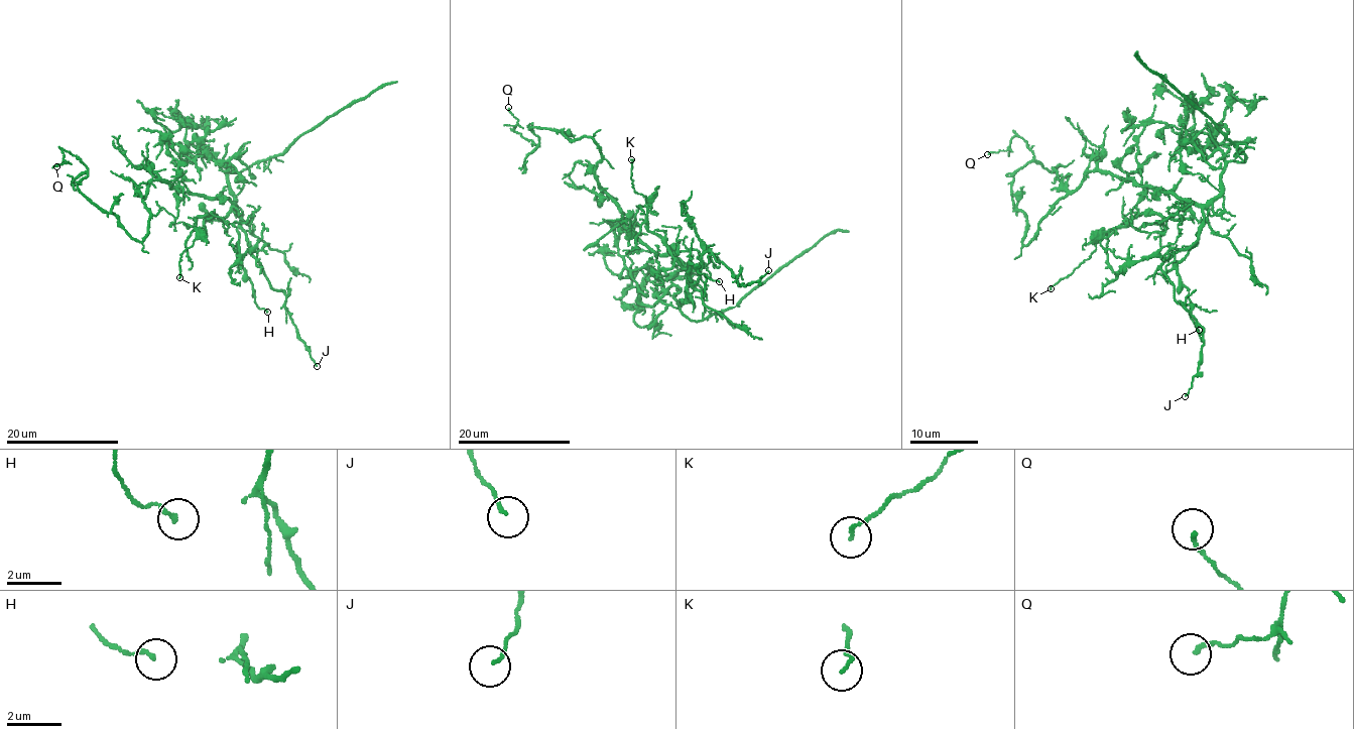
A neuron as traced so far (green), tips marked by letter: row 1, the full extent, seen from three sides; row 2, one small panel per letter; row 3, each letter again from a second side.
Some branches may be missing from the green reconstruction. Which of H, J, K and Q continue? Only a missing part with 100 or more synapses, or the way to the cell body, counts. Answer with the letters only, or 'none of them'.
none of them

